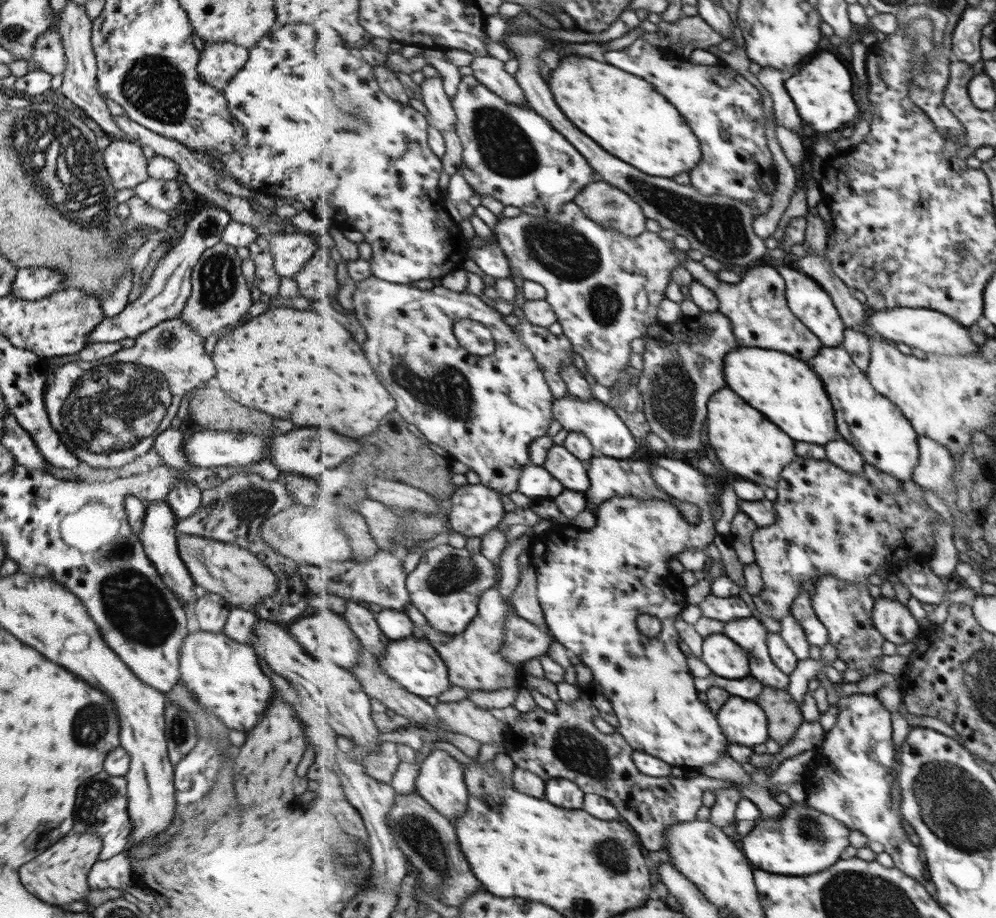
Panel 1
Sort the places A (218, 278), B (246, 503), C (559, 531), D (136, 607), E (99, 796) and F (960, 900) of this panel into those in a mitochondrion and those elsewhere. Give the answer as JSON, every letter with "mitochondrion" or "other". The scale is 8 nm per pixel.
{"A":"mitochondrion","B":"mitochondrion","C":"other","D":"mitochondrion","E":"mitochondrion","F":"other"}

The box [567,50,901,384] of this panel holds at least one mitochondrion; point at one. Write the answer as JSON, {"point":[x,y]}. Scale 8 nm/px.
{"point":[719,227]}

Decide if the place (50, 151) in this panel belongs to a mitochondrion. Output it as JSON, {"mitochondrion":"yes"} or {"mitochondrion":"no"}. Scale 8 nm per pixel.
{"mitochondrion":"yes"}

